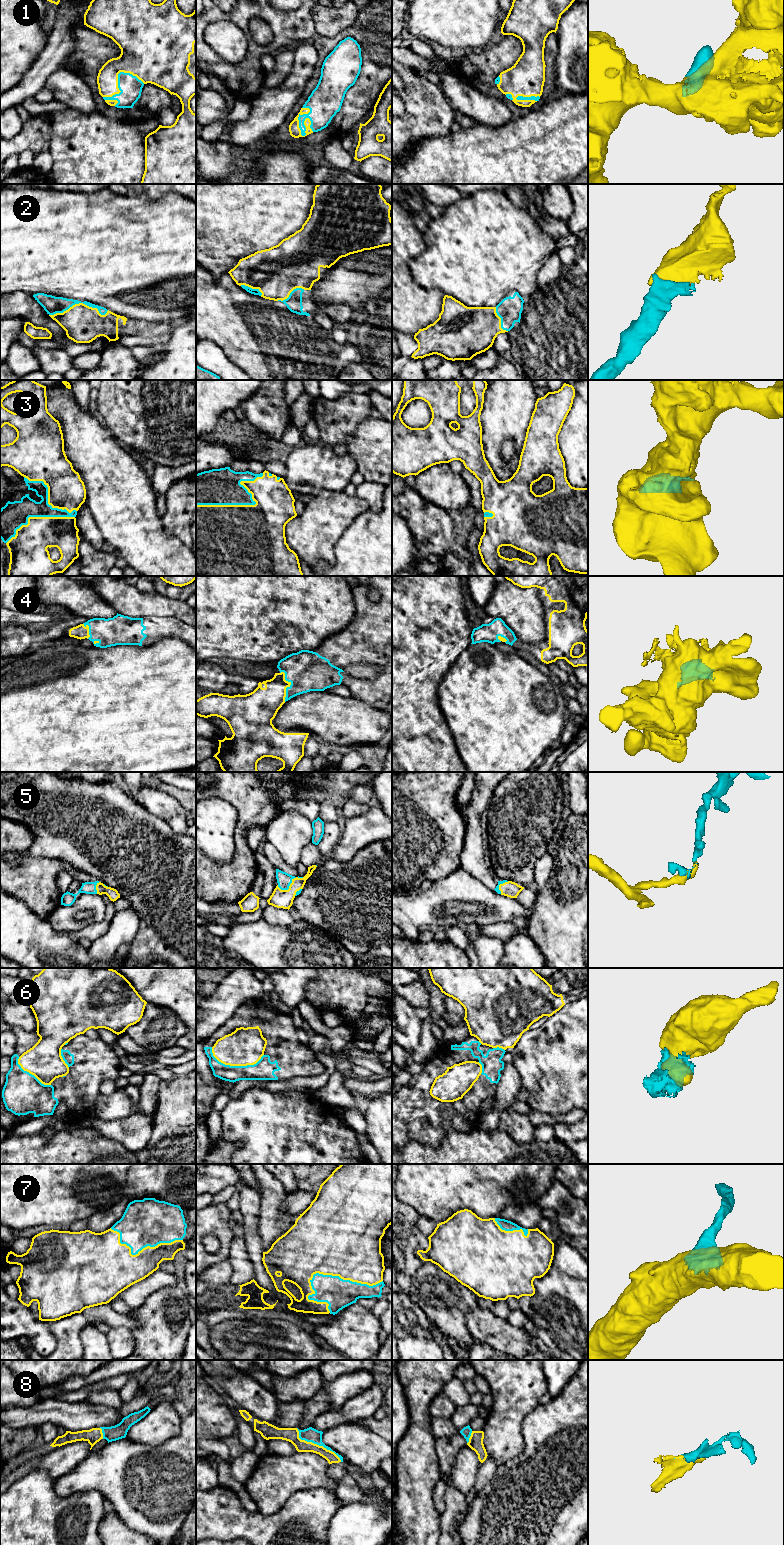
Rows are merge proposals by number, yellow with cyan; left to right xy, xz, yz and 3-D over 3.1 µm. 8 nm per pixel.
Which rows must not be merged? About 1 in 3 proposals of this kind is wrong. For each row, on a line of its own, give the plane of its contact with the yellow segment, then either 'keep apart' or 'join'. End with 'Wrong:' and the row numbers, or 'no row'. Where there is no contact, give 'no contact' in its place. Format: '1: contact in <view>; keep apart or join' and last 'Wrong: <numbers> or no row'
1: contact in xz; join
2: contact in xy; join
3: contact in xz; join
4: contact in xz; join
5: contact in xz; join
6: contact in xz; keep apart
7: contact in xz; join
8: contact in xz; join
Wrong: 6

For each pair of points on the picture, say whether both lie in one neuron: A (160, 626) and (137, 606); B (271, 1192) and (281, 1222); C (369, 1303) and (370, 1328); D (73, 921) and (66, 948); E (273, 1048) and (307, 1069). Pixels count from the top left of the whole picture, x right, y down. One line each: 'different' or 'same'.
A: different
B: same
C: different
D: different
E: same

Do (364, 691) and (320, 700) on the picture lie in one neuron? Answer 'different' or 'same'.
different

